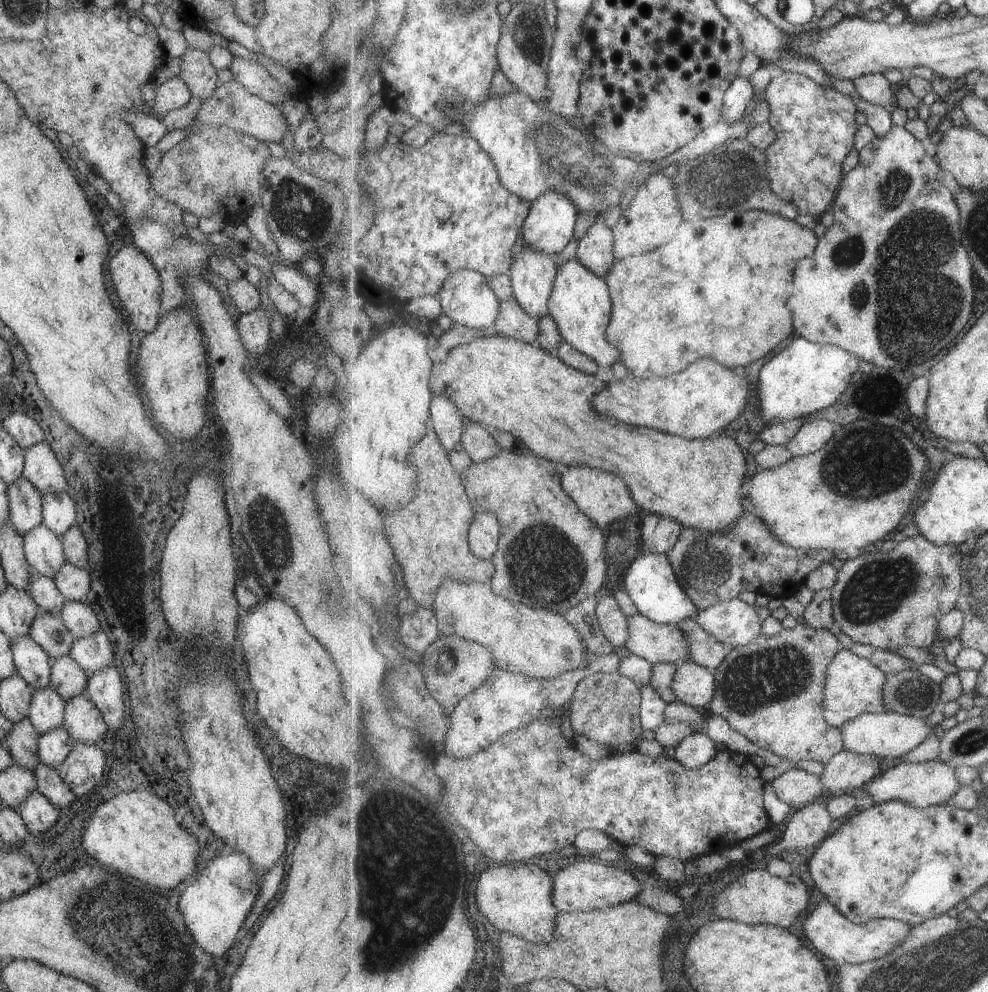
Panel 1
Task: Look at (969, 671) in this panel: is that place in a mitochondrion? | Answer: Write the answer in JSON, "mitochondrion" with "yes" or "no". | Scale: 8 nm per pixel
{"mitochondrion":"no"}

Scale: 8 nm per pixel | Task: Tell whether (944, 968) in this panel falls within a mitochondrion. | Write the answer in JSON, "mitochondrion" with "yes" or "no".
{"mitochondrion":"yes"}

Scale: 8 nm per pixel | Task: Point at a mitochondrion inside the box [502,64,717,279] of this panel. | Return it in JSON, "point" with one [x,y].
{"point":[568,149]}

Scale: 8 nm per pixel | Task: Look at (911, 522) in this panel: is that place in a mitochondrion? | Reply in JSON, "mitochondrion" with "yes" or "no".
{"mitochondrion":"no"}

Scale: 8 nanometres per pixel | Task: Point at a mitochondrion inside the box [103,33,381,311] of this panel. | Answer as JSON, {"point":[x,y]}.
{"point":[299,210]}

